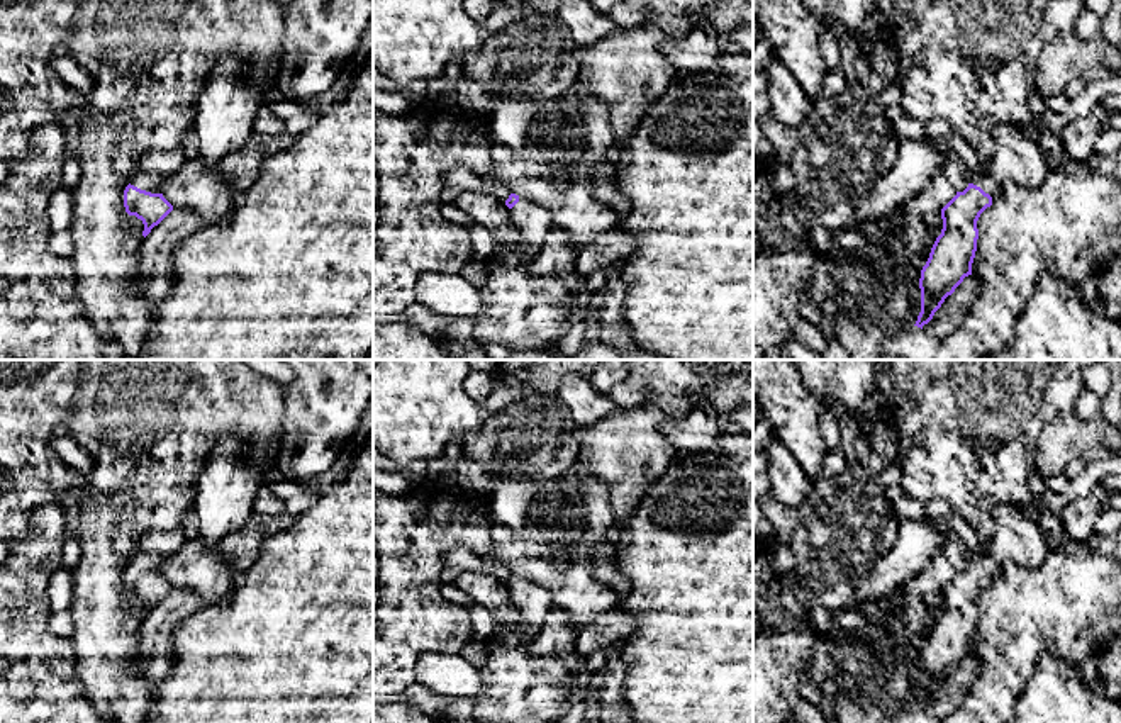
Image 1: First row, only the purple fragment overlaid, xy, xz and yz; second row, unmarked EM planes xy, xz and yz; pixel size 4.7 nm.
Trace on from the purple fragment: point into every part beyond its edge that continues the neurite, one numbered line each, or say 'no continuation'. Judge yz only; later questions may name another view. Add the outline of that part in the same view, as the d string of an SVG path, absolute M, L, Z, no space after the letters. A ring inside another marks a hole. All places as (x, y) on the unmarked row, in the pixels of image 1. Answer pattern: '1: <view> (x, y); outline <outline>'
1: yz (1018, 538); outline M999 504L992 511L994 535L984 553L972 553L970 563L996 577L1004 562L1040 569L1050 553L1045 531L1021 506Z

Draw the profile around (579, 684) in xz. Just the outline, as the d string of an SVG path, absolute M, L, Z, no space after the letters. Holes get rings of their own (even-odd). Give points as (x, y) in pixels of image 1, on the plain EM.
M587 660L582 662L577 670L570 675L568 679L568 691L573 696L580 696L583 699L588 699L594 696L594 689L592 689L592 684L590 684L590 672L588 672L588 665L587 665Z

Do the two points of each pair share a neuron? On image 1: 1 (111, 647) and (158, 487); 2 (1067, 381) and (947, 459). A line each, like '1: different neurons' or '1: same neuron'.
1: same neuron
2: same neuron

